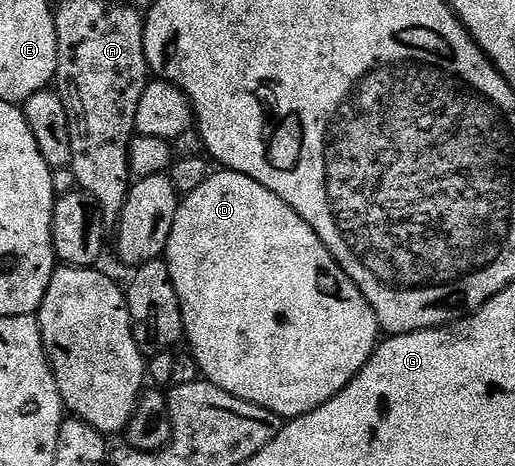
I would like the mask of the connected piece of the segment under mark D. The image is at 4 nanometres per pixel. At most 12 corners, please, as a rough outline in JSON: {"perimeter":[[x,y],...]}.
{"perimeter":[[279,195],[180,198],[163,260],[200,376],[282,419],[377,310]]}

